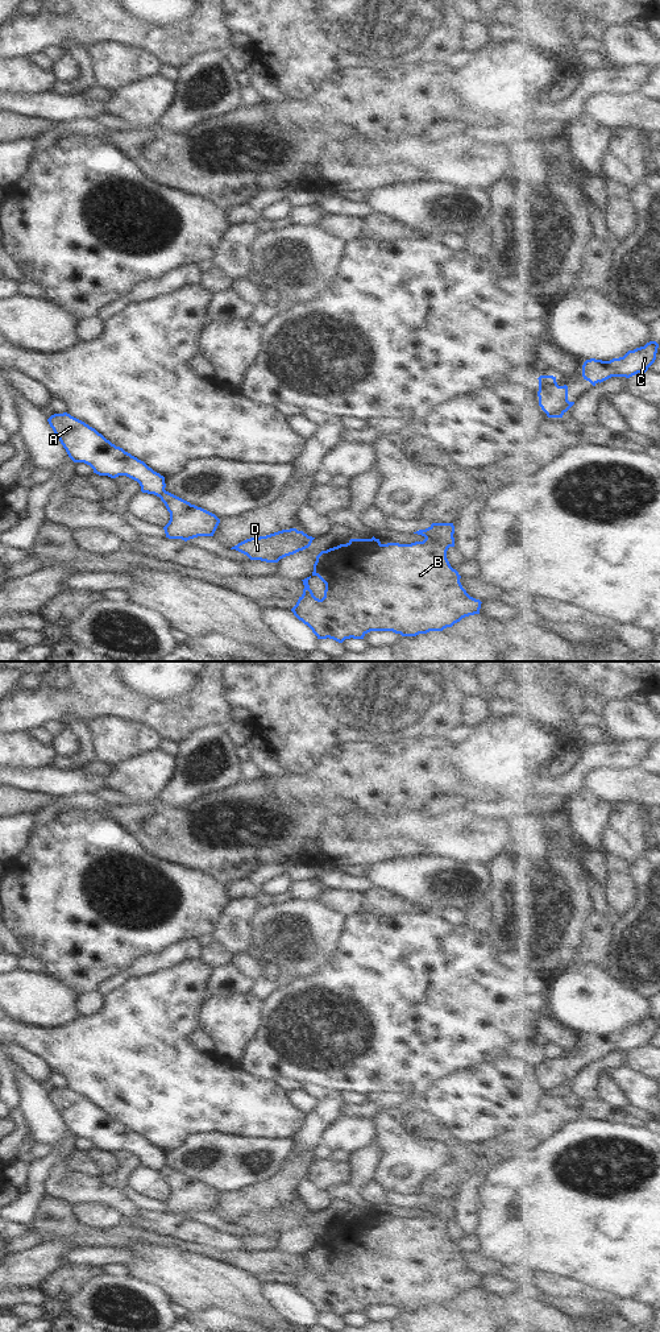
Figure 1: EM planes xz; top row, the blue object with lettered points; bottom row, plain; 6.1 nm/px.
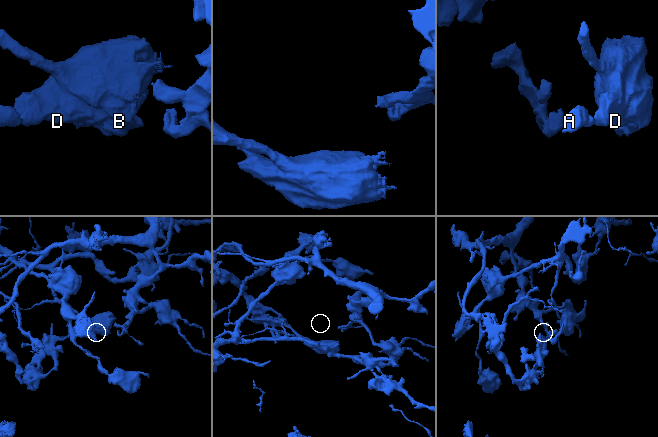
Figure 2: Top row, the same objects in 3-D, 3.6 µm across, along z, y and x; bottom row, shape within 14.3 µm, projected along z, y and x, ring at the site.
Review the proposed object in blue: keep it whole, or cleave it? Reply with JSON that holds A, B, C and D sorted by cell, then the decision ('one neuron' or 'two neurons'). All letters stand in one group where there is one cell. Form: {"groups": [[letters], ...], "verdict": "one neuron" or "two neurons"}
{"groups": [["A", "C"], ["B", "D"]], "verdict": "two neurons"}

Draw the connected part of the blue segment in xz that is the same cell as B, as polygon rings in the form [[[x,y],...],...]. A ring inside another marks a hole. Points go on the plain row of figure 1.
[[[432,1198],[428,1203],[426,1204],[419,1204],[414,1208],[418,1208],[418,1209],[422,1209],[424,1211],[426,1213],[423,1216],[415,1216],[415,1217],[411,1217],[411,1219],[399,1219],[399,1217],[387,1217],[387,1219],[382,1219],[379,1216],[379,1213],[375,1213],[374,1211],[371,1213],[350,1213],[346,1219],[340,1219],[337,1221],[333,1221],[333,1223],[329,1223],[327,1225],[321,1225],[317,1231],[316,1231],[316,1236],[314,1238],[314,1246],[310,1252],[302,1254],[303,1256],[303,1260],[304,1260],[304,1263],[303,1263],[303,1269],[299,1271],[296,1279],[291,1283],[291,1286],[294,1287],[294,1290],[302,1295],[304,1299],[307,1299],[312,1307],[317,1311],[317,1314],[333,1314],[339,1318],[343,1318],[345,1314],[364,1314],[364,1311],[370,1307],[370,1306],[393,1306],[395,1308],[400,1308],[402,1311],[416,1311],[419,1308],[427,1308],[429,1306],[443,1306],[444,1303],[447,1302],[452,1302],[454,1298],[460,1296],[462,1292],[465,1291],[469,1291],[469,1290],[474,1290],[474,1289],[480,1289],[480,1283],[481,1283],[481,1275],[480,1274],[476,1274],[473,1271],[470,1271],[466,1265],[462,1262],[461,1257],[460,1257],[460,1253],[461,1250],[458,1249],[458,1246],[456,1244],[453,1244],[447,1233],[447,1225],[449,1221],[454,1221],[454,1212],[453,1212],[453,1208],[454,1208],[454,1200],[453,1198]],[[312,1250],[317,1250],[324,1258],[325,1258],[325,1265],[324,1265],[324,1271],[321,1274],[316,1273],[312,1267],[312,1265],[310,1263],[310,1260],[308,1260],[308,1254],[312,1252]]]

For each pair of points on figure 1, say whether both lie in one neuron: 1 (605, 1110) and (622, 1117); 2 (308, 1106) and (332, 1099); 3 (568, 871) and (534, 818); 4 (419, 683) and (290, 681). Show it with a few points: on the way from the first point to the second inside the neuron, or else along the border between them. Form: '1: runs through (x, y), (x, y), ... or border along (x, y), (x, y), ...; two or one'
1: runs through (609, 1113), (618, 1115); one
2: border along (318, 1100), (306, 1115); two
3: runs through (553, 863), (534, 845), (534, 833); one
4: runs through (387, 687), (376, 688), (369, 681), (322, 681); one

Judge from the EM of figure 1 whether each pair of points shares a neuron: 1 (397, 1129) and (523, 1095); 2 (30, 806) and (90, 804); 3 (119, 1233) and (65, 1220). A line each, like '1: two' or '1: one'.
1: one
2: two
3: one

